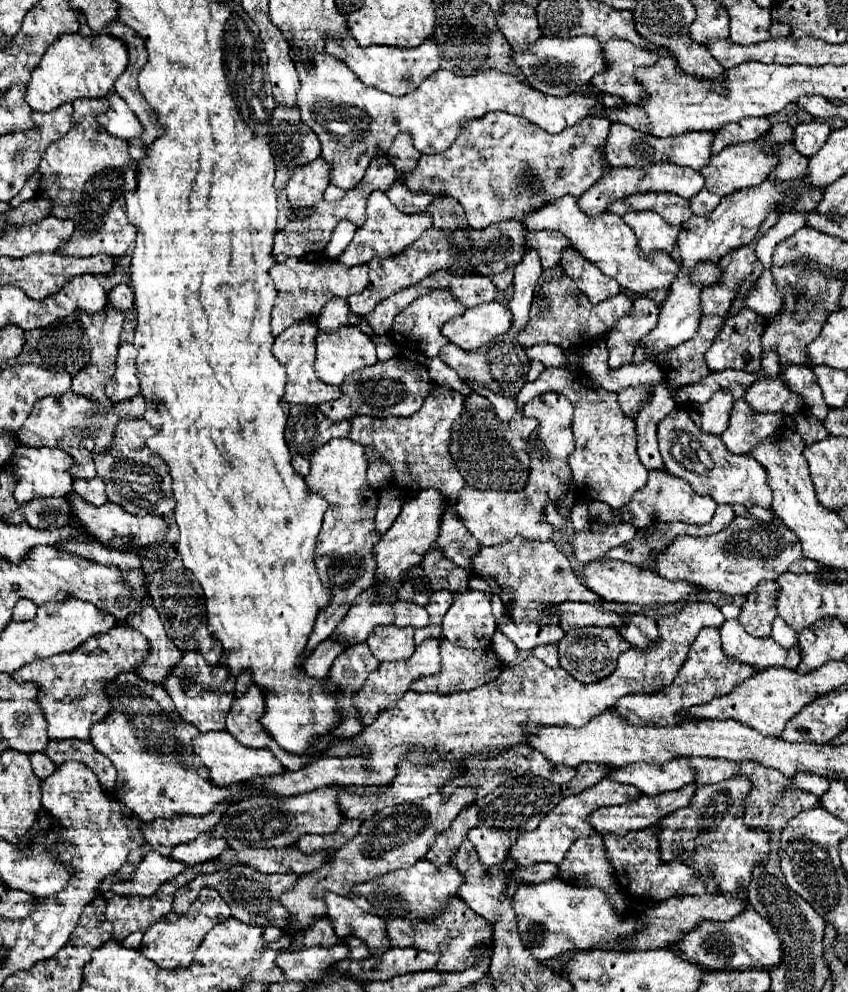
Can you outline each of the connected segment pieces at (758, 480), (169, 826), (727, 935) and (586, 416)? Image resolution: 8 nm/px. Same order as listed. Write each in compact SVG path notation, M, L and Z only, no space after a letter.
M677 408L677 412L669 414L659 424L659 450L667 472L689 482L697 494L711 496L717 504L753 502L765 508L771 506L771 488L767 486L765 468L749 456L731 454L717 434L709 434L701 430L689 418L689 412L685 408Z
M223 800L221 804L217 804L217 808L215 808L213 812L209 812L209 814L205 814L205 816L173 816L171 820L157 818L157 820L153 820L153 822L143 822L143 824L141 824L143 846L141 846L137 852L131 852L131 854L129 854L129 860L123 864L123 868L112 876L113 882L131 880L131 876L133 876L137 864L143 860L143 856L145 856L147 852L155 850L155 852L159 852L159 854L163 854L163 856L169 858L169 856L171 856L171 850L173 850L177 844L191 842L191 840L197 838L197 834L213 830L213 826L221 820L221 816L227 812L227 808L229 808L233 802L237 802L237 800Z
M753 908L745 910L729 922L703 922L693 932L685 934L685 938L675 946L683 950L683 954L687 954L689 958L697 960L701 966L707 966L709 970L761 968L769 972L783 960L781 938L777 936L777 930Z
M545 368L535 382L525 384L517 394L519 412L529 400L543 392L563 394L575 408L573 434L577 448L569 456L569 466L577 480L577 490L589 500L601 500L611 508L623 508L631 500L633 492L641 490L647 484L647 470L637 456L635 422L623 414L617 402L617 394L589 380L585 372L573 372L565 368Z

